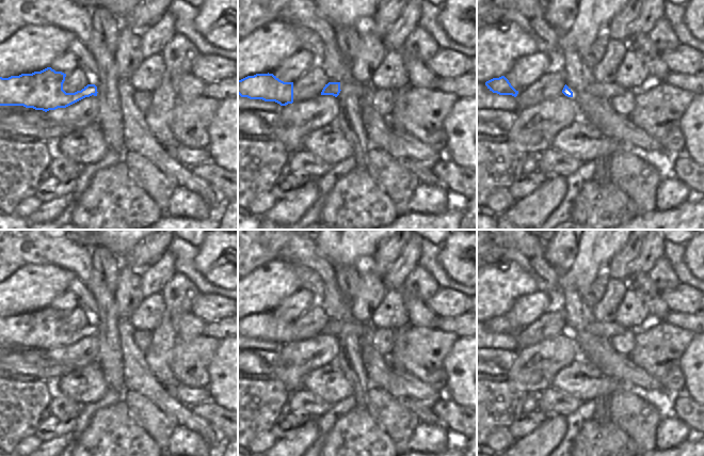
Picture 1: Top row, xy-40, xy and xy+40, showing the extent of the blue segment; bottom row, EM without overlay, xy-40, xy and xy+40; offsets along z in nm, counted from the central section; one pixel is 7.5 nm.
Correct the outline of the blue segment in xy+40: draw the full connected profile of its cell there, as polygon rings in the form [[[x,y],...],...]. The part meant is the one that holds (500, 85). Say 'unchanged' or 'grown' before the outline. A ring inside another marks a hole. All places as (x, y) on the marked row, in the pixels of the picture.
unchanged; [[[501,76],[499,78],[493,78],[486,81],[485,85],[490,91],[492,91],[493,93],[497,93],[499,95],[512,95],[516,97],[518,94],[518,91],[516,91],[511,85],[509,80],[505,76]]]

